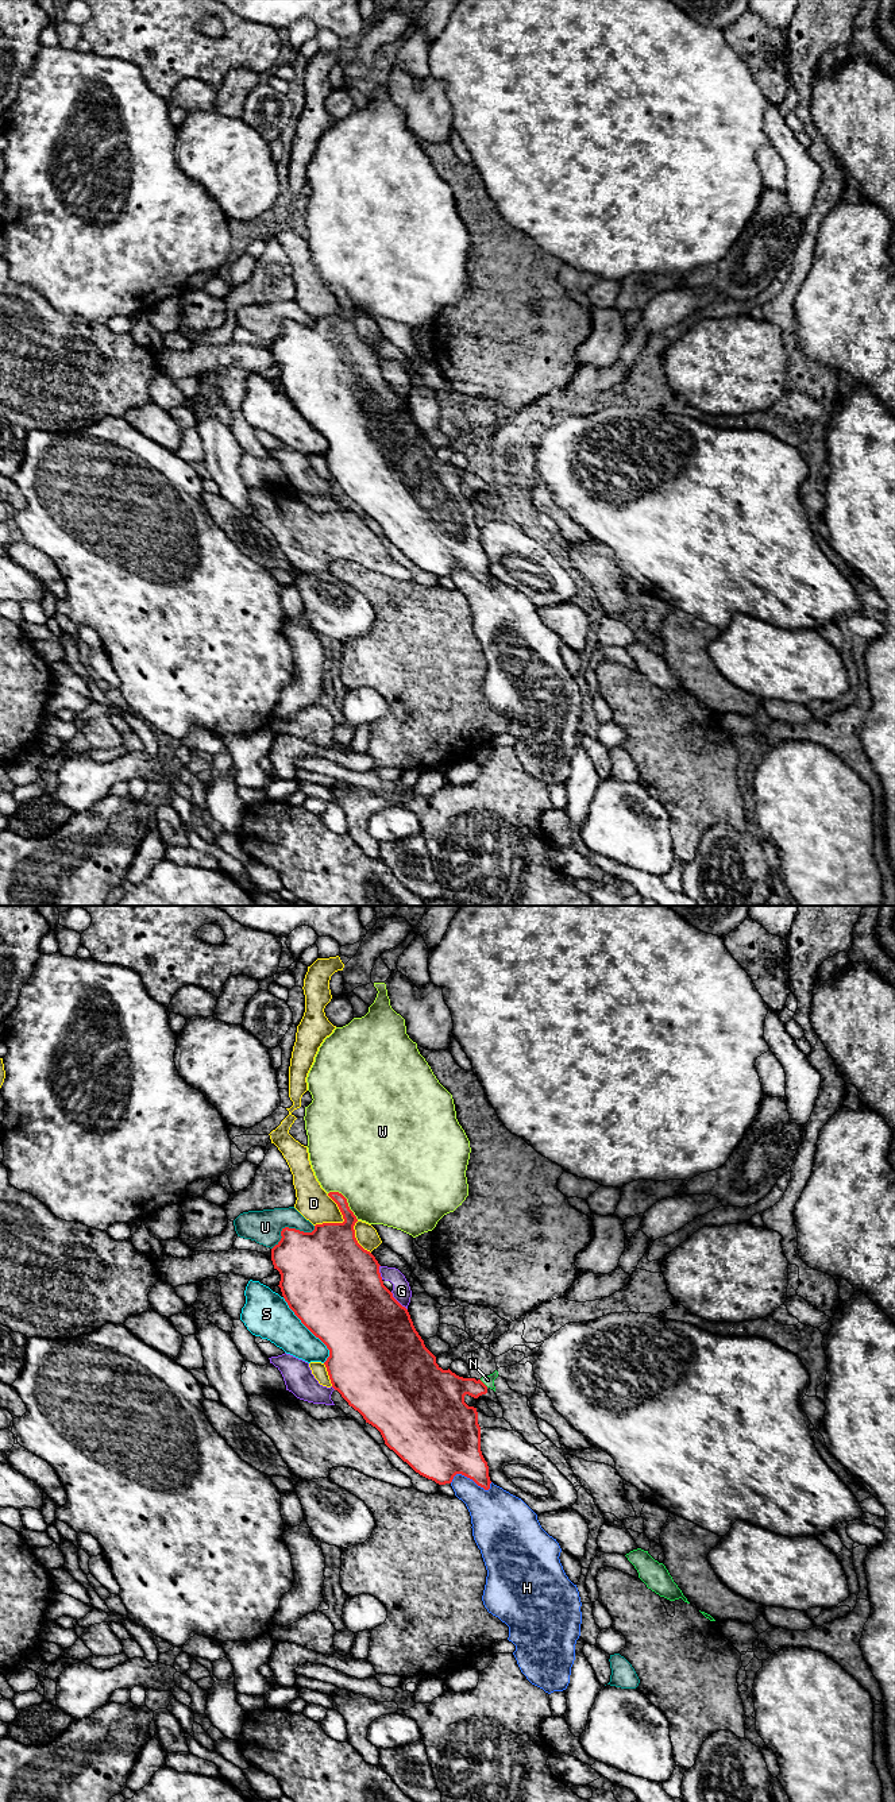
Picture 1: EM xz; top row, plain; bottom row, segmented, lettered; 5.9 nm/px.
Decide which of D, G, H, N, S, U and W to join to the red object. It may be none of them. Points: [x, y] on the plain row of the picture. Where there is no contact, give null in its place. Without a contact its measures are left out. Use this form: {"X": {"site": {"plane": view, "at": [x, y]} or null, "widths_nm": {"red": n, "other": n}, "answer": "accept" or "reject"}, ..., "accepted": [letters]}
{"D": {"site": {"plane": "xz", "at": [343, 315]}, "widths_nm": {"red": 400, "other": 200}, "answer": "reject"}, "G": {"site": {"plane": "xz", "at": [397, 394]}, "widths_nm": {"red": 500, "other": 110}, "answer": "reject"}, "H": {"site": {"plane": "xz", "at": [471, 571]}, "widths_nm": {"red": 380, "other": 280}, "answer": "reject"}, "N": {"site": {"plane": "xz", "at": [482, 475]}, "widths_nm": {"red": 280, "other": 60}, "answer": "reject"}, "S": {"site": {"plane": "xz", "at": [309, 423]}, "widths_nm": {"red": 500, "other": 260}, "answer": "reject"}, "U": {"site": {"plane": "xz", "at": [289, 321]}, "widths_nm": {"red": 380, "other": 200}, "answer": "reject"}, "W": {"site": {"plane": "xz", "at": [346, 293]}, "widths_nm": {"red": 220, "other": 480}, "answer": "reject"}, "accepted": []}

